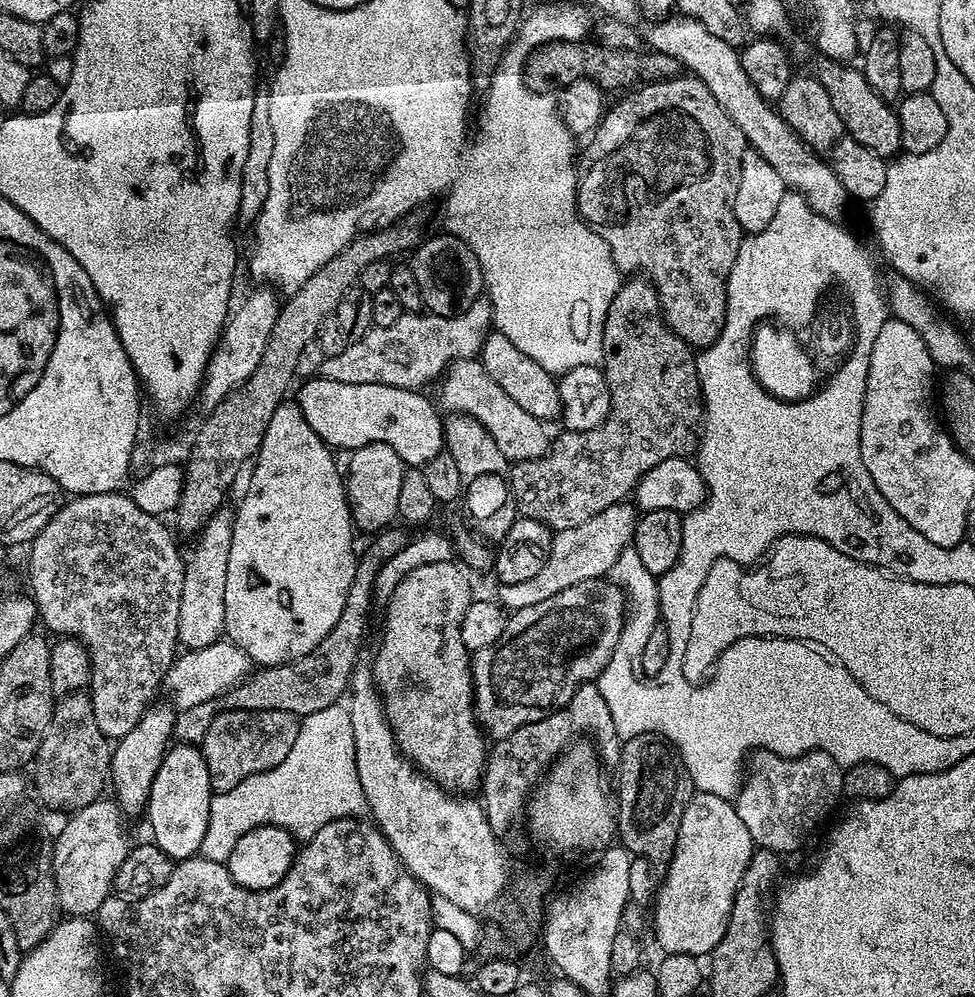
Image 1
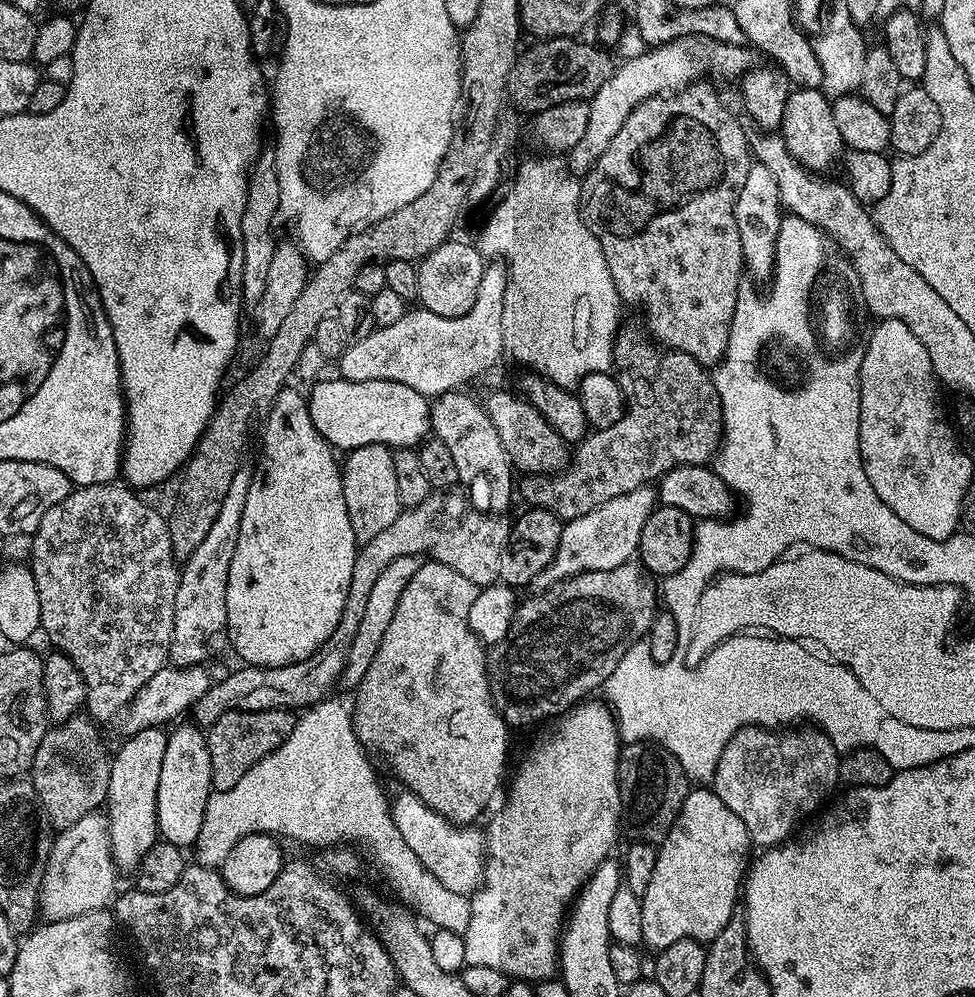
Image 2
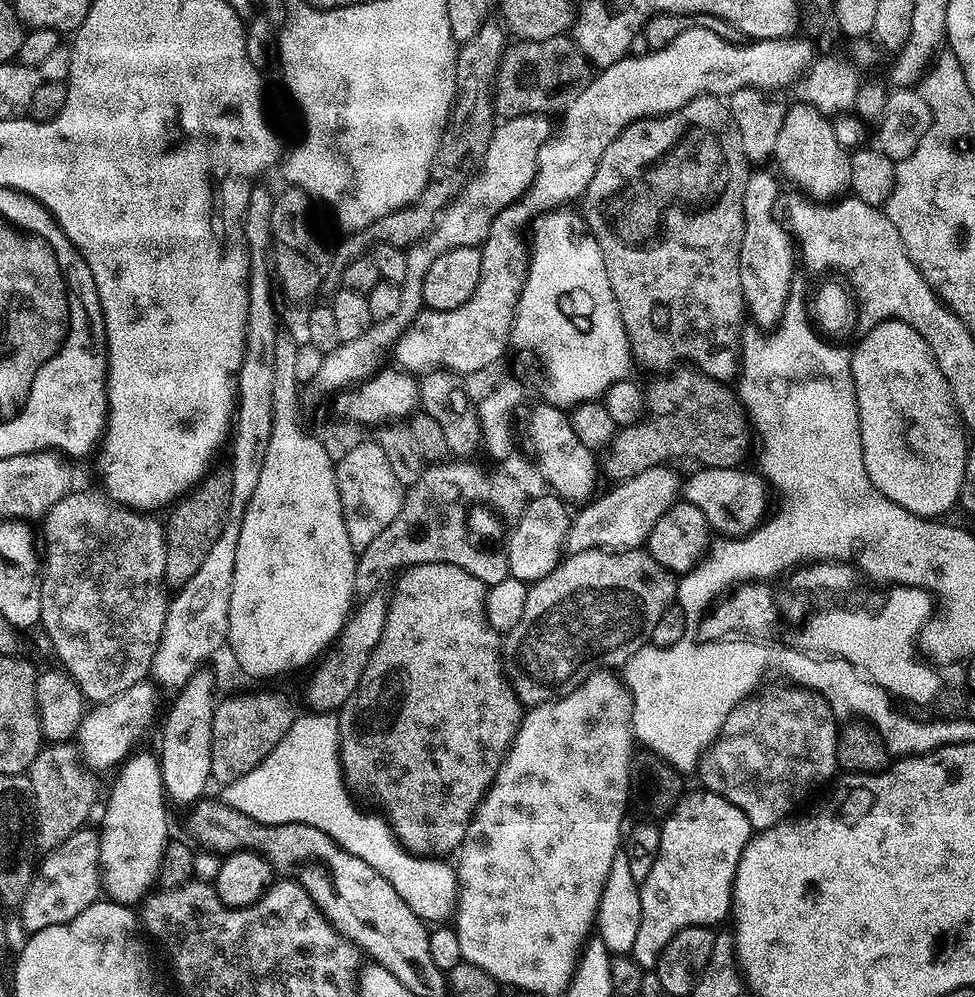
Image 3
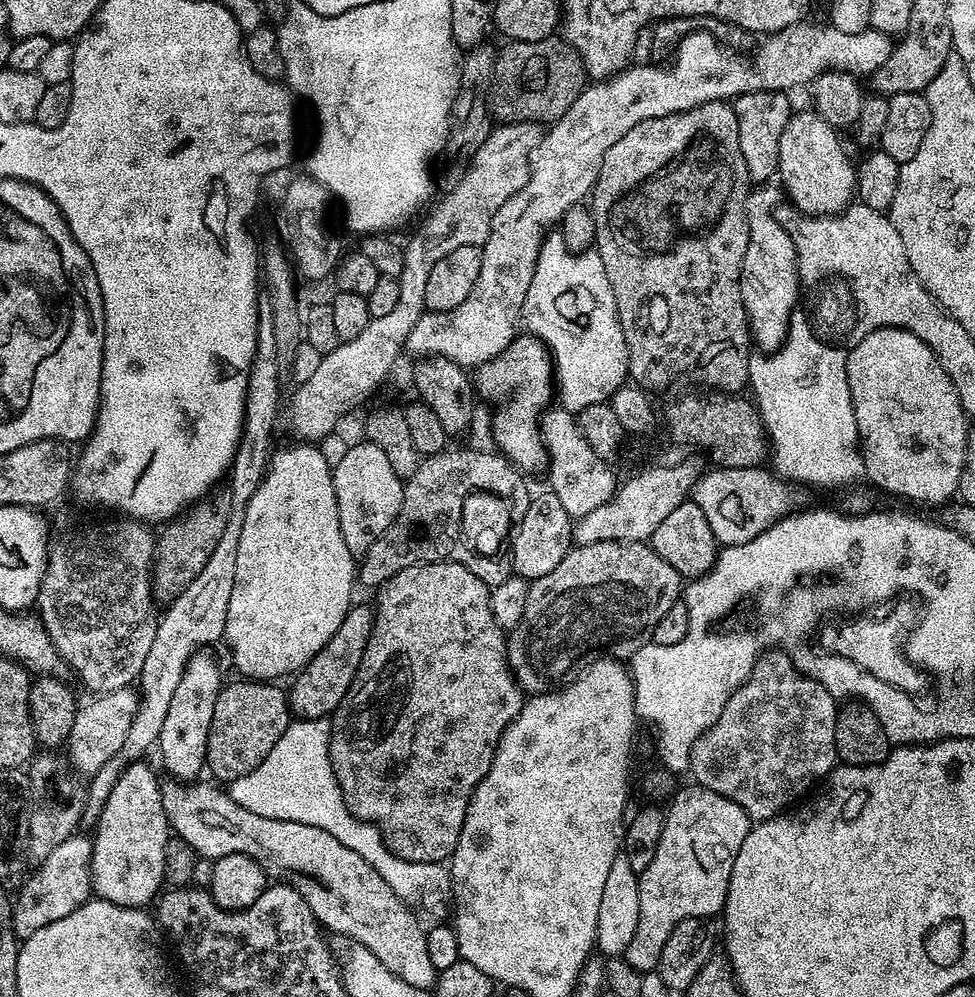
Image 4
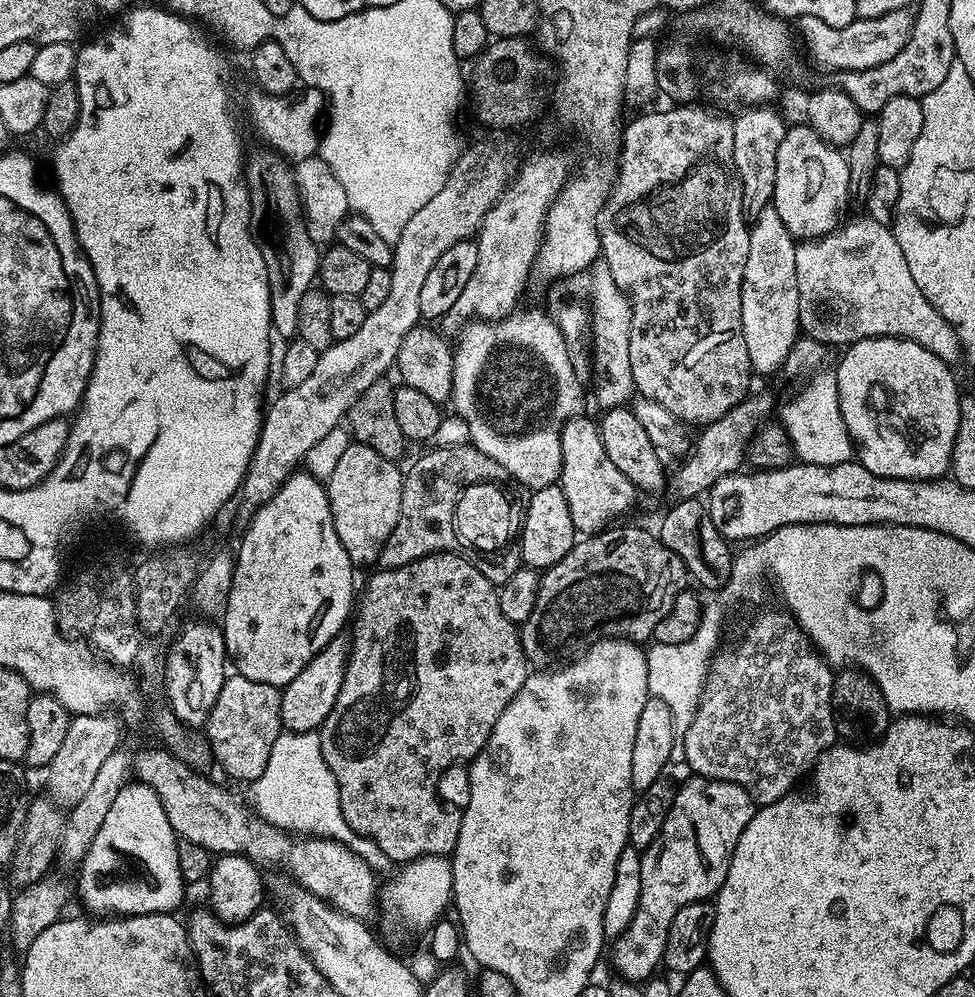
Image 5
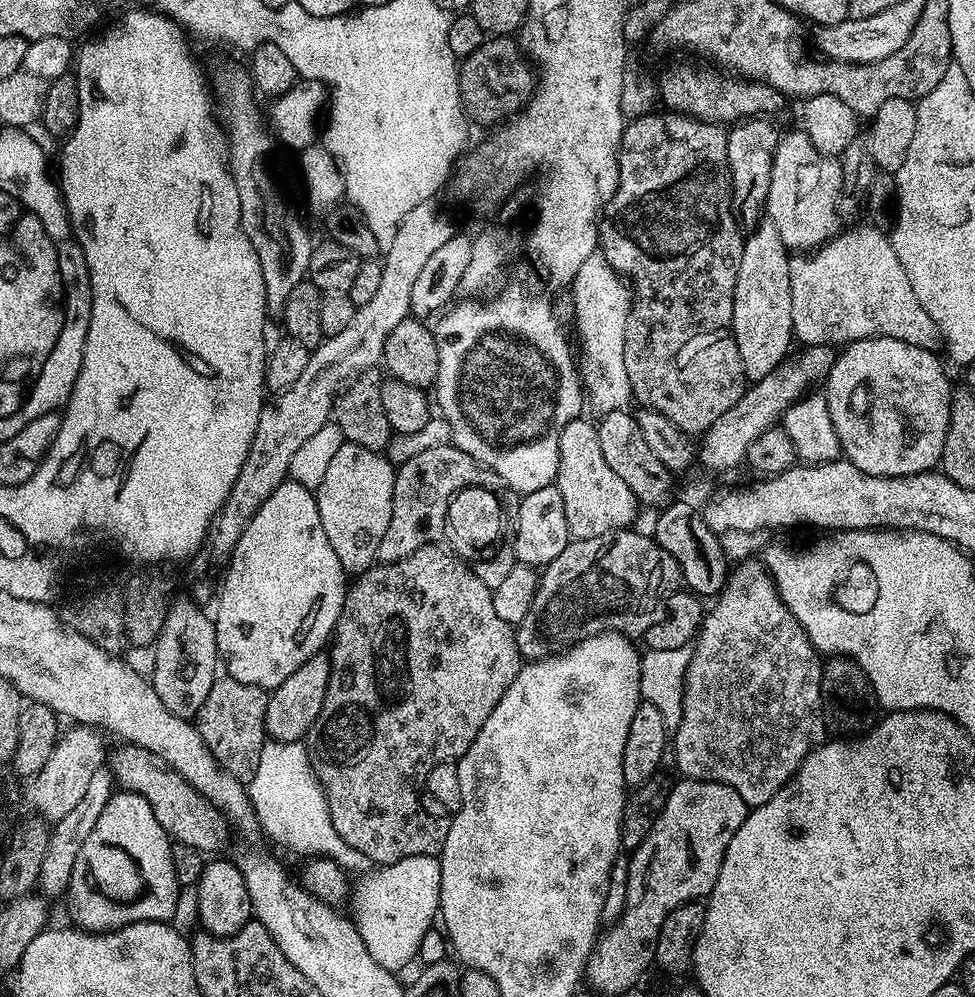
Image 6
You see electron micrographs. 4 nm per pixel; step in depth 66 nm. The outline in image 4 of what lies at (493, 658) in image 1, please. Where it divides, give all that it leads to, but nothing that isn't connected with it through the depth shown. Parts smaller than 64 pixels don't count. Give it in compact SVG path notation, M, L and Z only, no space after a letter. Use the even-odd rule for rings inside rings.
M607 540L573 547L550 574L528 585L526 614L507 637L508 666L516 683L528 694L549 691L552 680L563 681L588 648L604 648L615 640L639 641L647 637L658 626L662 614L681 599L680 580L682 573L657 554L651 543L643 540Z

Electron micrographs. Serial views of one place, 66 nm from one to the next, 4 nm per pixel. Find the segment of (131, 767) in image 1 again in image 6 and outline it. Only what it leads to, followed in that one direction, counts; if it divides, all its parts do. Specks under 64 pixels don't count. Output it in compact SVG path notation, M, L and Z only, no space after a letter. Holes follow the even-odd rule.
M117 791L110 798L110 802L106 802L106 810L102 810L102 814L98 818L98 823L94 825L94 830L90 830L90 838L86 838L86 842L82 842L82 850L78 850L78 859L74 862L74 870L70 874L70 882L68 883L68 891L66 893L66 901L68 900L68 908L72 911L71 923L77 929L86 932L113 932L115 928L124 928L127 924L137 924L143 920L163 920L171 921L172 915L176 912L176 903L180 900L181 885L176 882L174 874L174 862L172 861L173 841L162 830L162 826L158 826L158 818L154 818L154 810L150 806L150 802L146 802L146 798L142 798L137 792Z

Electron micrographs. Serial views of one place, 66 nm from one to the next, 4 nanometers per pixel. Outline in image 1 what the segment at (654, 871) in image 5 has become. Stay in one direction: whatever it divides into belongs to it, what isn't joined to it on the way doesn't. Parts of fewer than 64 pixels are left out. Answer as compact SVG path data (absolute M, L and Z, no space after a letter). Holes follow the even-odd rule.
M696 792L690 798L678 826L676 842L672 861L666 866L665 872L668 873L659 881L654 897L656 944L664 954L686 954L704 958L711 954L718 942L722 942L722 934L726 934L730 910L734 906L734 894L742 882L742 874L746 874L746 866L752 857L754 845L750 830L746 830L742 818L738 818L735 803L718 798L718 794L705 792Z

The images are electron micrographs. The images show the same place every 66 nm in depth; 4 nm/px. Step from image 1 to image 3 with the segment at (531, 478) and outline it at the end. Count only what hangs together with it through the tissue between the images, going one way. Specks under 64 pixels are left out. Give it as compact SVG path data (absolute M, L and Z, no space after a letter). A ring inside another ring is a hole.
M676 366L667 374L657 376L660 377L649 386L648 392L646 388L643 393L642 415L635 422L621 427L607 445L604 462L602 458L603 475L605 472L610 481L621 482L642 474L642 470L671 465L671 460L693 460L693 465L706 468L737 467L748 450L750 430L745 415L733 403L733 389L731 392L727 383L710 378L695 366Z

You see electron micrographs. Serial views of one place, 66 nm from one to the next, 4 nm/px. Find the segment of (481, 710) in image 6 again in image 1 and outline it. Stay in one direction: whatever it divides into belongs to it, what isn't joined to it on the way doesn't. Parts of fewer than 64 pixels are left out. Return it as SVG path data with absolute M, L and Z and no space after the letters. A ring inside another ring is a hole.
M447 560L418 566L418 570L406 574L406 578L398 582L398 590L394 590L386 602L388 613L384 616L384 637L380 640L376 661L370 664L400 753L428 779L453 794L472 794L479 789L490 751L486 733L476 719L470 653L462 642L462 617L474 599L463 571L465 569L459 563Z

